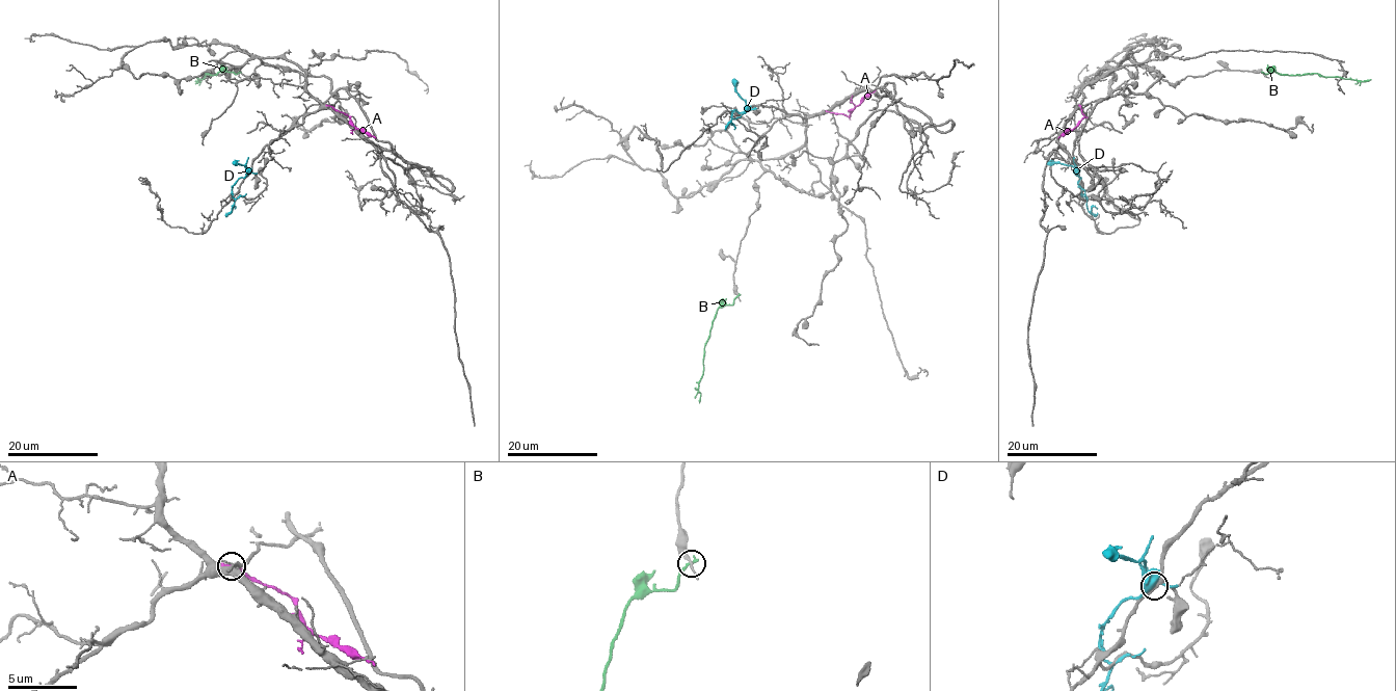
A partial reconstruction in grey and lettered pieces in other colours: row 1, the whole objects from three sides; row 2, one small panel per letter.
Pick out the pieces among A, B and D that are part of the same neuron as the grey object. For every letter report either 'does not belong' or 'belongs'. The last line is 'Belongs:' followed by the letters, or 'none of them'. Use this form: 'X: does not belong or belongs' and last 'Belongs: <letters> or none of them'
A: does not belong
B: does not belong
D: does not belong
Belongs: none of them

